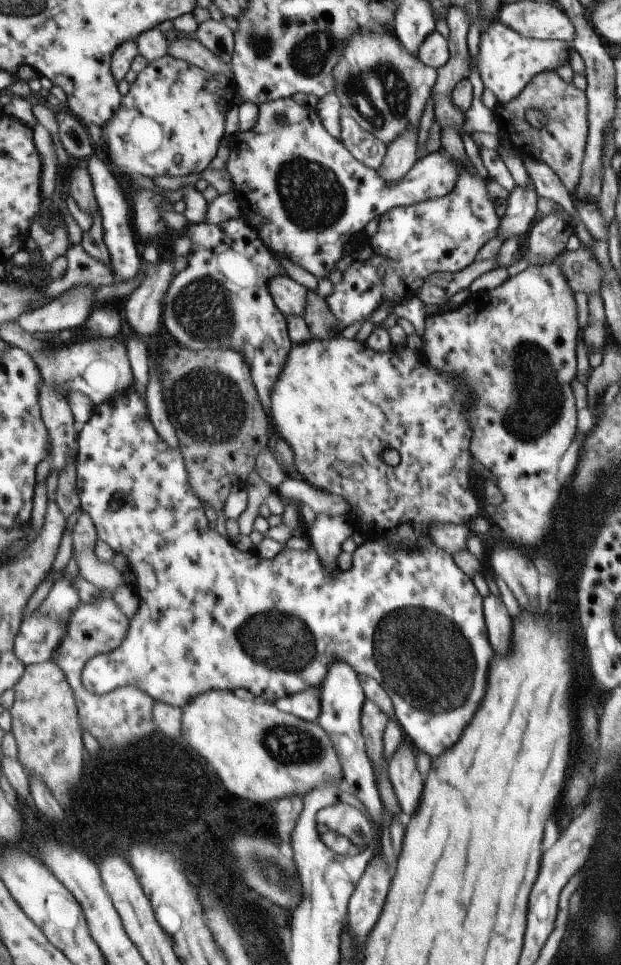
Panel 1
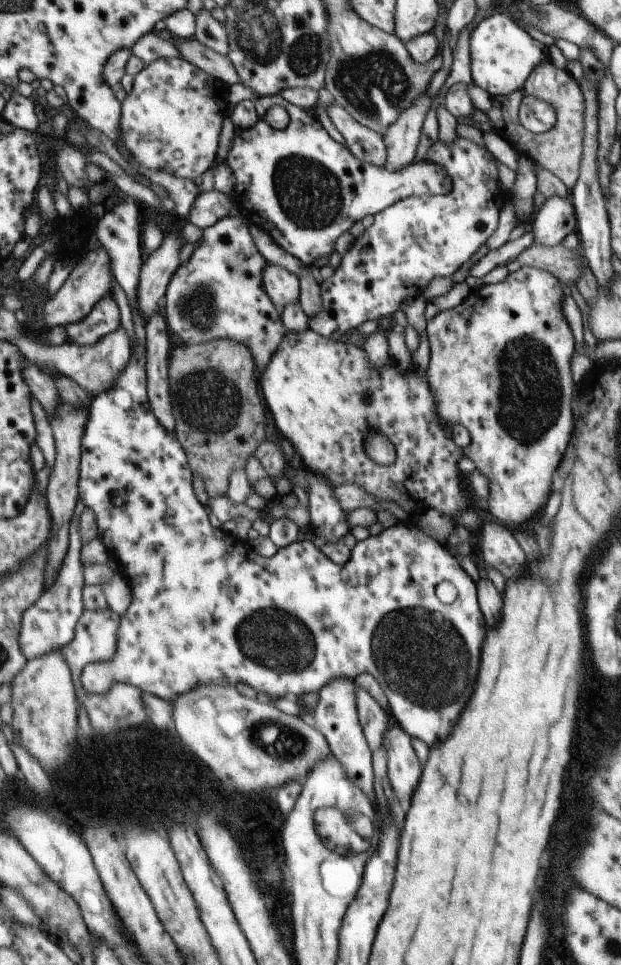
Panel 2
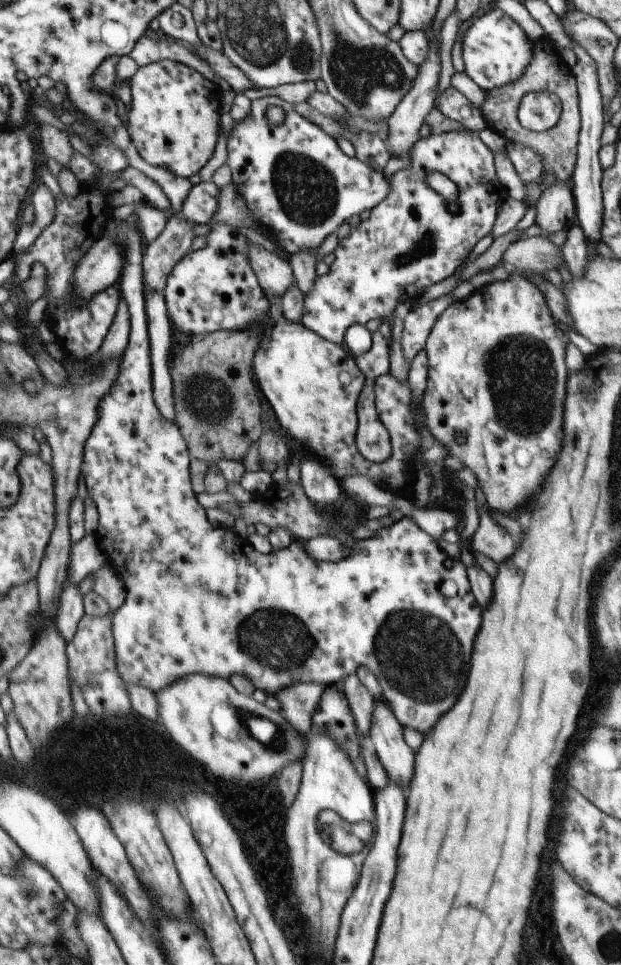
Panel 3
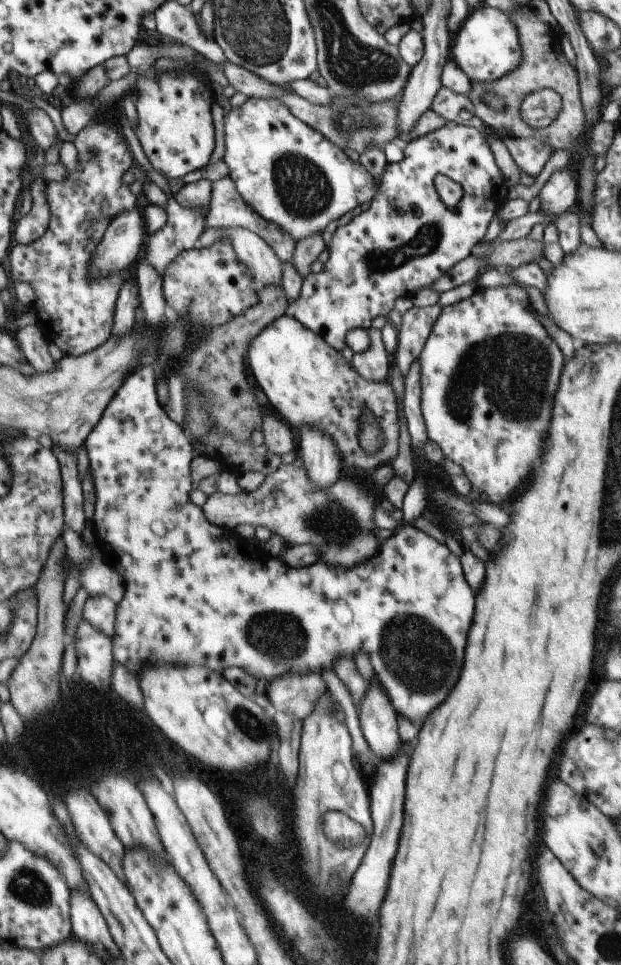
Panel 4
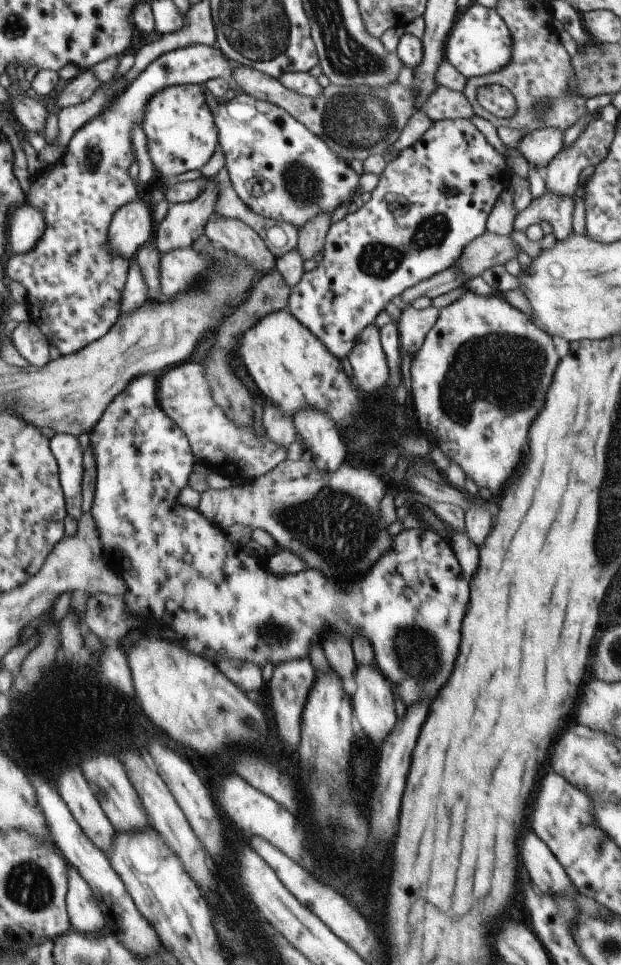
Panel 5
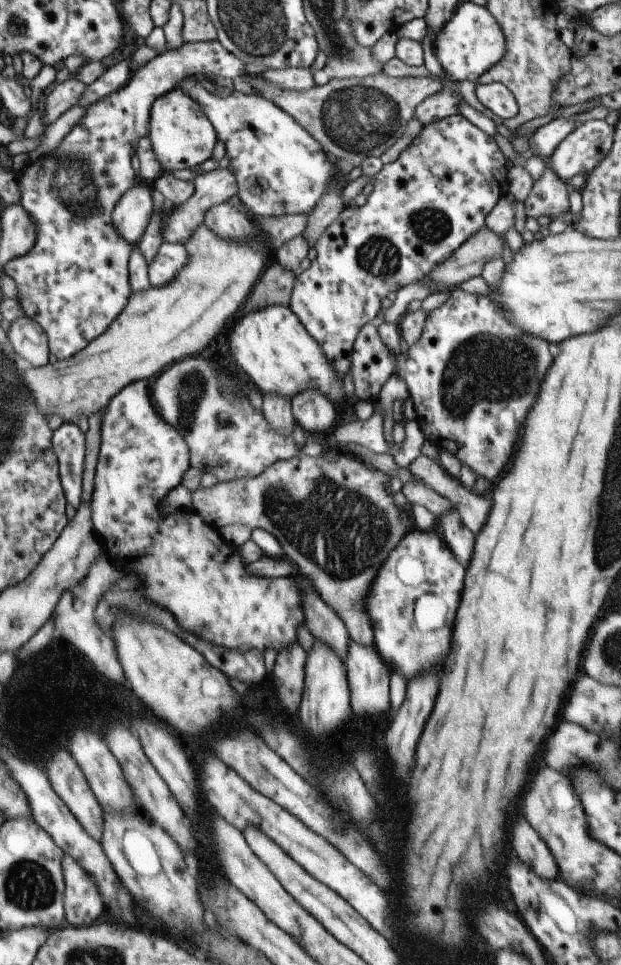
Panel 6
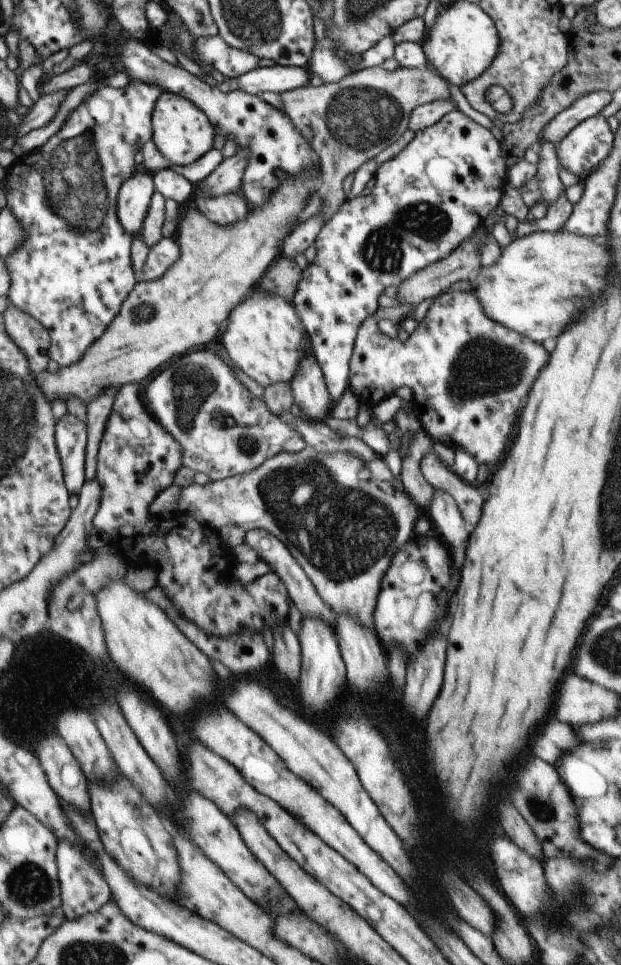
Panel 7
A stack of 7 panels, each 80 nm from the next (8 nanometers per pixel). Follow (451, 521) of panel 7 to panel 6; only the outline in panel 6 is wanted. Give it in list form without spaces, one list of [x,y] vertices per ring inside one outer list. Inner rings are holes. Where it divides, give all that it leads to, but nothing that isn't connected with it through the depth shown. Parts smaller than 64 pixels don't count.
[[[451,512],[447,516],[439,518],[441,524],[441,532],[443,532],[443,540],[447,542],[451,554],[459,560],[459,562],[469,562],[471,552],[473,552],[473,534],[459,522],[457,512]]]

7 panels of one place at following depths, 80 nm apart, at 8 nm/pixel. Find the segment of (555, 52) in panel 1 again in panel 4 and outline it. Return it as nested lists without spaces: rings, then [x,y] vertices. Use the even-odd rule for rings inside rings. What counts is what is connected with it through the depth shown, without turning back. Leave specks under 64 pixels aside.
[[[481,4],[460,24],[451,38],[450,60],[457,62],[457,68],[472,83],[490,83],[509,74],[521,60],[517,29],[505,14]]]

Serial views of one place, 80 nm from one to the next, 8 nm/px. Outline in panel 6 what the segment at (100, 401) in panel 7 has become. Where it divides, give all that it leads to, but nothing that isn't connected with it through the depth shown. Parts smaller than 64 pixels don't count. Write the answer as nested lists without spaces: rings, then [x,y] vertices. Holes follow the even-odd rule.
[[[102,410],[87,417],[88,430],[84,434],[84,472],[82,502],[89,503],[93,490],[93,474],[99,448],[100,418]]]

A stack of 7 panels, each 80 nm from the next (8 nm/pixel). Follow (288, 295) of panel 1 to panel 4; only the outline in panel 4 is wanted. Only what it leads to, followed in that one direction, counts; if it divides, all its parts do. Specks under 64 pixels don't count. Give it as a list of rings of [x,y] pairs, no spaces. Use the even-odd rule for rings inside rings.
[[[243,227],[206,228],[199,235],[197,247],[208,247],[223,237],[231,243],[237,260],[251,272],[255,282],[281,286],[282,262],[276,254],[255,234]]]

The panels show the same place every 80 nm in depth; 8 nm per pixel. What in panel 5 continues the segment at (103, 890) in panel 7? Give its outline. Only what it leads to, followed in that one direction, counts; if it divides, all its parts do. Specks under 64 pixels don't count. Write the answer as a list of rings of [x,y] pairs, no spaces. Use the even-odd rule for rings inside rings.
[[[74,867],[67,870],[67,913],[71,930],[85,935],[99,934],[103,913],[96,898]]]

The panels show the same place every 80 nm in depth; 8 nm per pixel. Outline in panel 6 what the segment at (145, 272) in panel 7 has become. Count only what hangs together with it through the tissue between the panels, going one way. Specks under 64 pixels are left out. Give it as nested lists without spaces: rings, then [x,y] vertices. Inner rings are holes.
[[[161,243],[155,258],[147,265],[151,287],[163,287],[175,278],[188,260],[186,248],[179,243]]]

